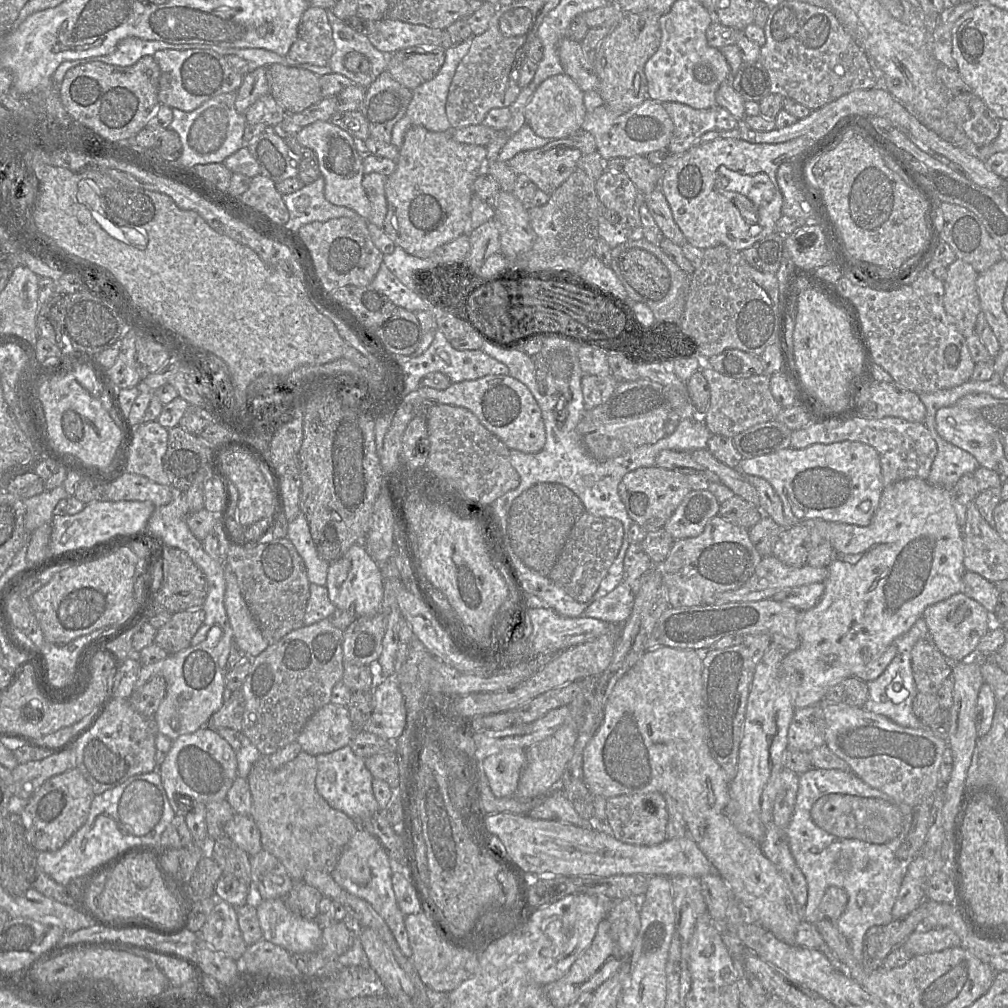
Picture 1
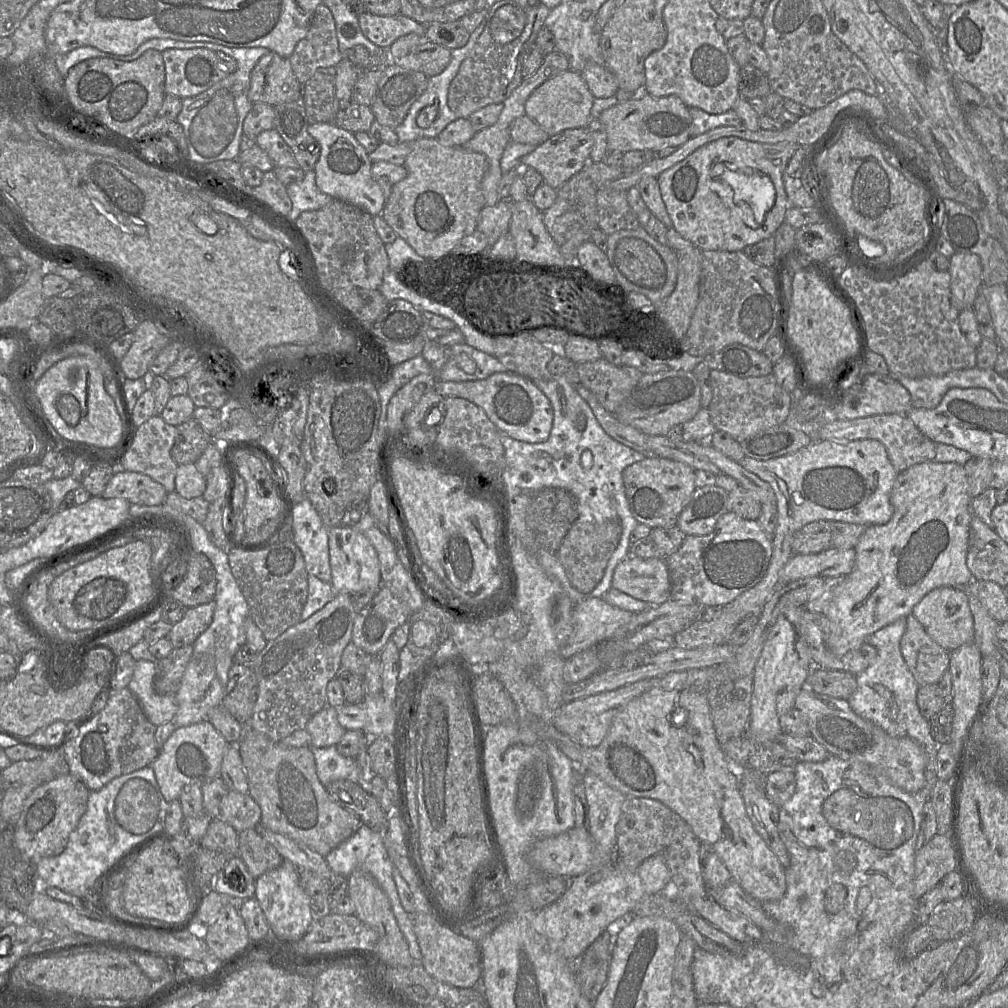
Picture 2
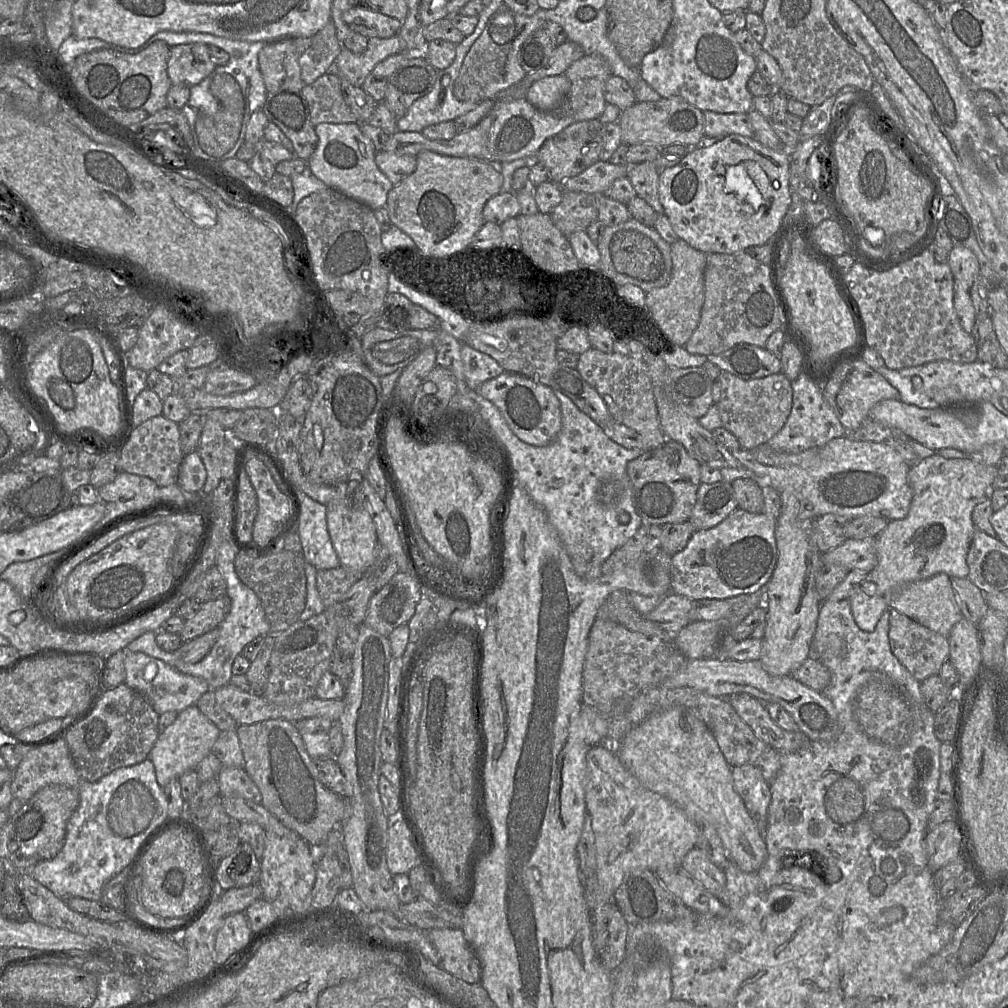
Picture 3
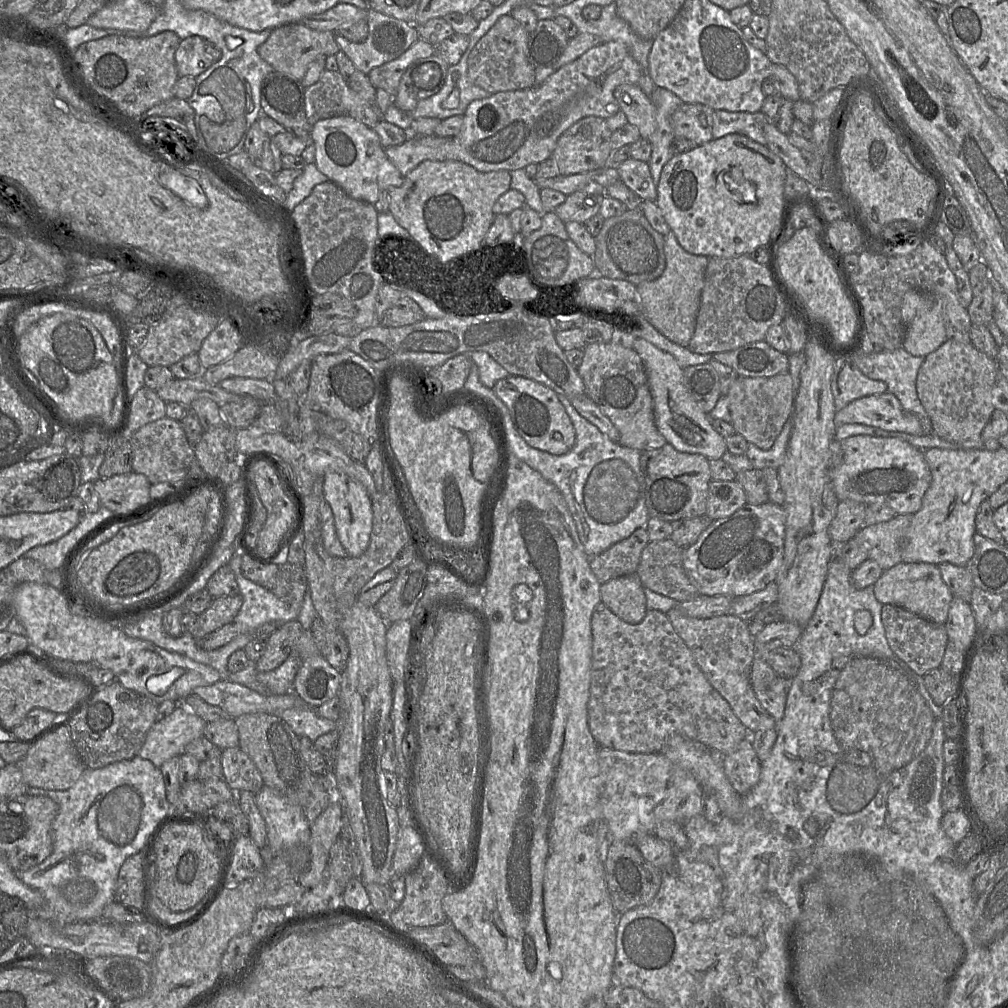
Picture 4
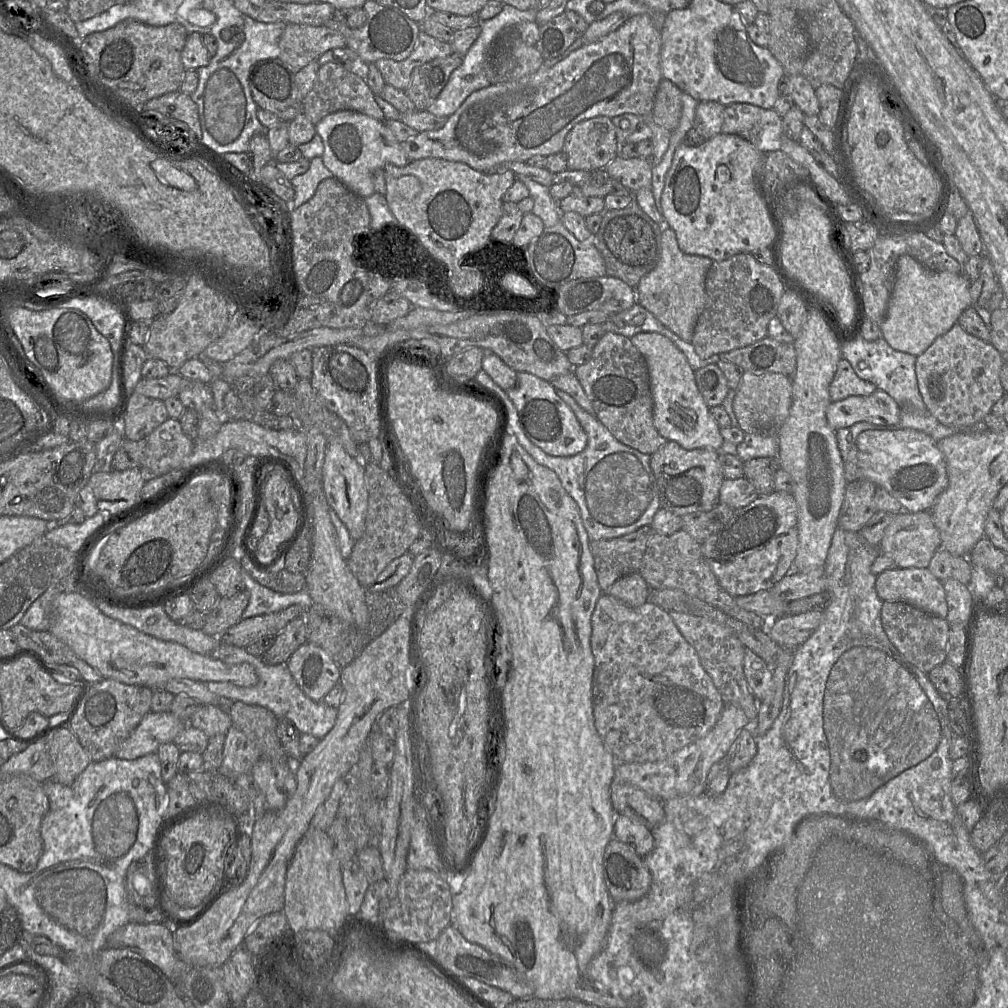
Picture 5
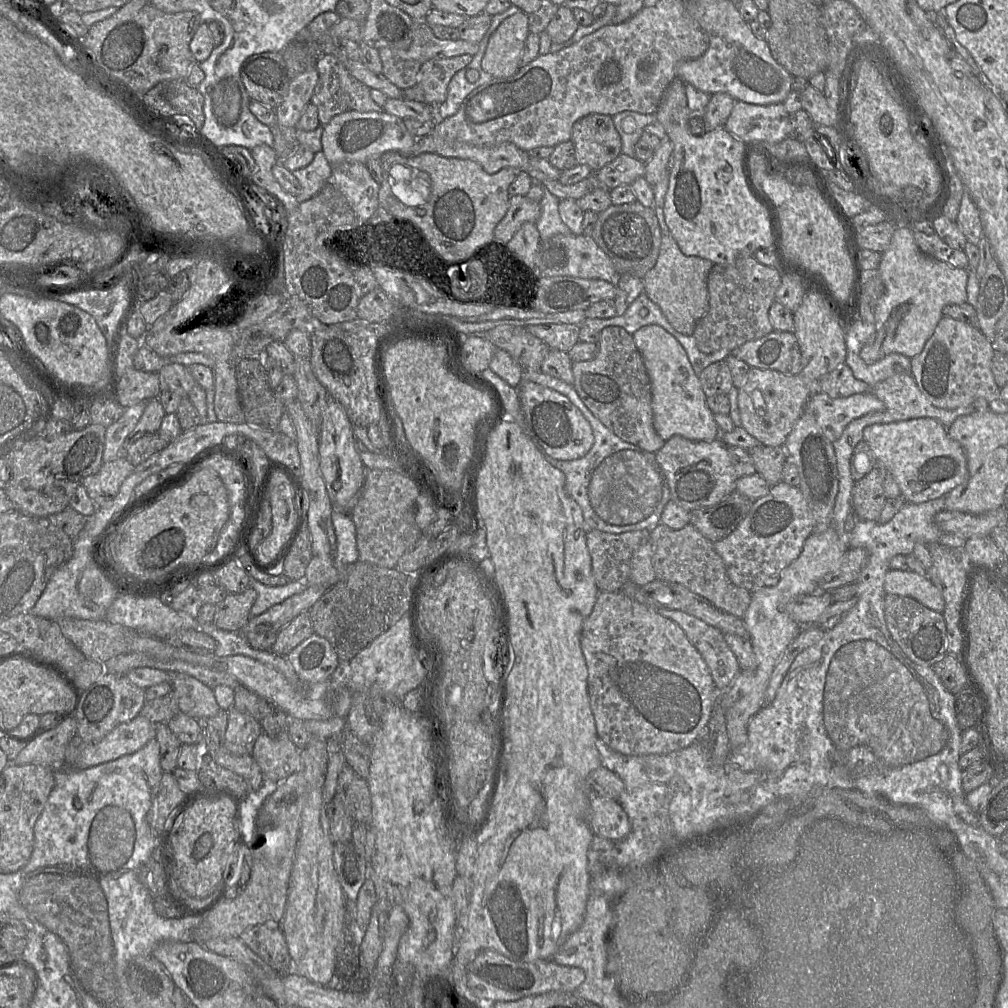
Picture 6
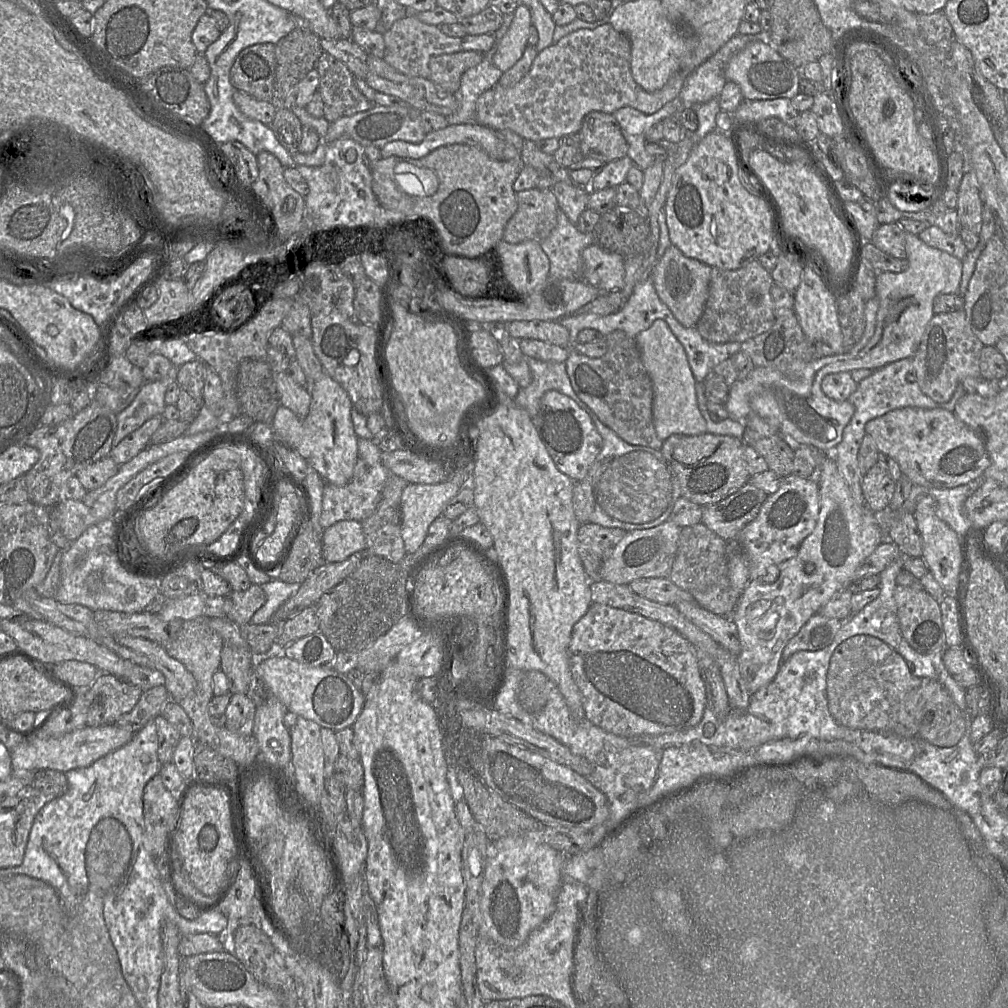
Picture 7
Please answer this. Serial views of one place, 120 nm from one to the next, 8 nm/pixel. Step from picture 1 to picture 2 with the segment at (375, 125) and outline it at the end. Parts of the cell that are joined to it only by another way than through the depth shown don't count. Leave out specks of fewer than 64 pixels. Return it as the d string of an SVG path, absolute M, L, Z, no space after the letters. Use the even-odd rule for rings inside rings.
M387 63L378 82L370 108L375 120L395 129L406 117L410 106L425 91L428 78L414 71Z

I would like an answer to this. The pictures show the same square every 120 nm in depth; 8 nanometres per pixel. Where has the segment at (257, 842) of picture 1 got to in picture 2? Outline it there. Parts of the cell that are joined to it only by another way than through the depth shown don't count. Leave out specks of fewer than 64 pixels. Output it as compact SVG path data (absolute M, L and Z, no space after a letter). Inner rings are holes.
M229 791L220 805L218 818L241 833L257 828L261 820L261 809L249 793Z

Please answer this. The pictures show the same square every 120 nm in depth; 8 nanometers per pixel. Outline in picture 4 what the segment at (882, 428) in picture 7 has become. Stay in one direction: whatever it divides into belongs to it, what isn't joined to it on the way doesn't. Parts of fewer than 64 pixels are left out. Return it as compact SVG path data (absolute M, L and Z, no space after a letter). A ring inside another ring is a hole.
M856 435L840 441L842 462L828 470L828 478L839 501L852 500L866 505L883 503L897 515L915 514L930 486L931 472L924 451L897 437Z

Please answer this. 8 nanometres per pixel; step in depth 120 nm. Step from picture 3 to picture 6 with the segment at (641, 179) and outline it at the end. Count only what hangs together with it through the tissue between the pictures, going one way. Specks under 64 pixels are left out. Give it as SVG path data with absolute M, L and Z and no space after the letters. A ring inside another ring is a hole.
M620 153L613 161L596 172L597 178L607 189L622 184L632 184L639 177L645 176L645 163L635 156Z

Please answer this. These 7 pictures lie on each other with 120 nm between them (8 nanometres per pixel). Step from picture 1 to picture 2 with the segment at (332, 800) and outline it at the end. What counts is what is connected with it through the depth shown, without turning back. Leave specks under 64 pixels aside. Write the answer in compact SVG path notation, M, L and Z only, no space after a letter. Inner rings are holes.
M336 745L322 748L311 746L311 751L314 754L318 778L325 787L338 779L363 783L362 771L357 761L341 755Z

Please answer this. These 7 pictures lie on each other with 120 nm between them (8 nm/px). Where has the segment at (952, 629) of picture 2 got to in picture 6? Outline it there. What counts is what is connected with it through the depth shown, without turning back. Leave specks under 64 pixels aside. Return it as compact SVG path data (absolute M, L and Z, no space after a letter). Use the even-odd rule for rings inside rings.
M889 570L885 576L886 594L911 597L927 608L943 613L946 602L940 590L928 577L907 570Z

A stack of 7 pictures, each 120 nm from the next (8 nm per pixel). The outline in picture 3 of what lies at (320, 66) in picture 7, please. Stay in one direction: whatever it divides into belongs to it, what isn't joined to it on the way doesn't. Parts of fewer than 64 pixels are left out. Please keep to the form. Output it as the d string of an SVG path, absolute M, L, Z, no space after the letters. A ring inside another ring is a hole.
M325 73L311 84L304 85L301 92L308 102L314 126L320 123L359 122L344 100L338 75Z

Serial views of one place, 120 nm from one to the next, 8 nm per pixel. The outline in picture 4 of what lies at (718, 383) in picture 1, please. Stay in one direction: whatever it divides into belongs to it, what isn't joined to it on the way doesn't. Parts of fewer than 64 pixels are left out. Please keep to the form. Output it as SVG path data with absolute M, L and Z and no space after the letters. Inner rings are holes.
M781 373L772 377L739 376L732 382L726 396L735 433L762 450L770 449L793 412L794 388L791 375Z

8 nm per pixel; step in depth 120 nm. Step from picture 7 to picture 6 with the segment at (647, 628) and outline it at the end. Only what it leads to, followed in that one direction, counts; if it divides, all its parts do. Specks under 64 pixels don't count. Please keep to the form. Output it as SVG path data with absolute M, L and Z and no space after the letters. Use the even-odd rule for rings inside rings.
M621 591L600 592L591 614L583 623L581 649L588 670L588 694L596 730L599 739L605 745L625 755L668 754L690 746L696 739L701 739L716 706L718 692L704 659L676 623L658 614L655 608L641 604Z

